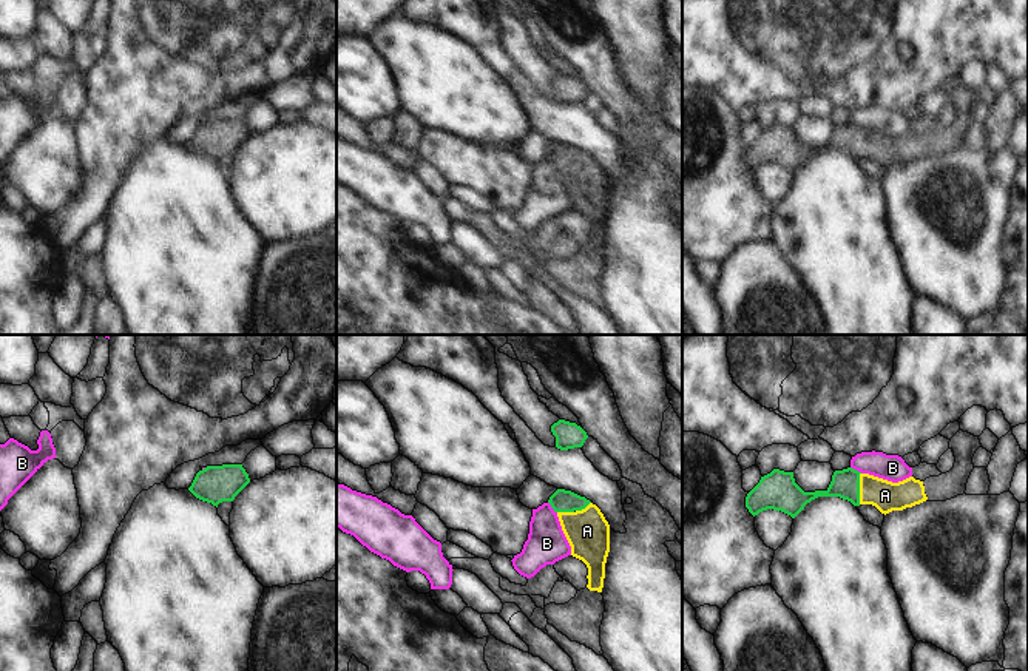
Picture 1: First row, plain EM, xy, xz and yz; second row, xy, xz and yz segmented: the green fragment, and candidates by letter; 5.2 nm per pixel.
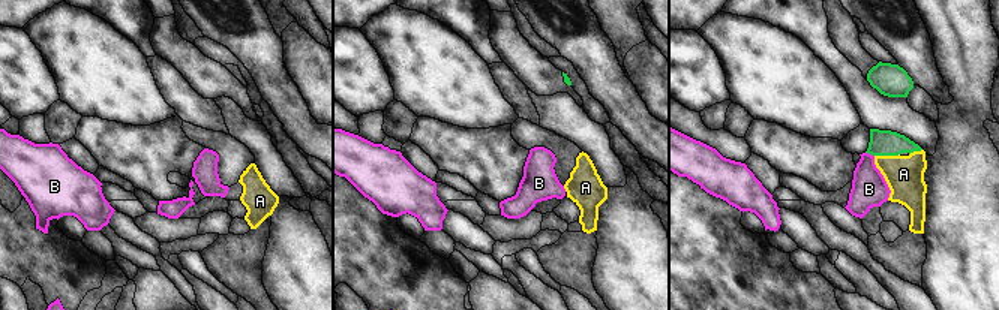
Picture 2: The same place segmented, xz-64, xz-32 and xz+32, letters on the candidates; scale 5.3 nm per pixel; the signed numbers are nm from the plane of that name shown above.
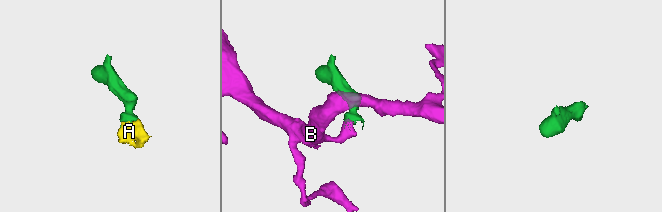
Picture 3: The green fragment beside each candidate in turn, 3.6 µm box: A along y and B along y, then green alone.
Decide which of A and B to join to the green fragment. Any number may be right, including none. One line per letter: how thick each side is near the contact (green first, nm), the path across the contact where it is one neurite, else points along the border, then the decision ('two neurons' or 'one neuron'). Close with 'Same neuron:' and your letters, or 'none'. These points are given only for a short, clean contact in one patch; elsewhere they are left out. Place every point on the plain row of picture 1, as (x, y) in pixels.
A: 150 nm thick on the green side, 160 nm on the other; runs through yz (845, 138), (858, 142), (885, 150); one neuron
B: 120 nm thick on the green side, 200 nm on the other; border along xz (548, 156), (556, 167); two neurons
Same neuron: A

